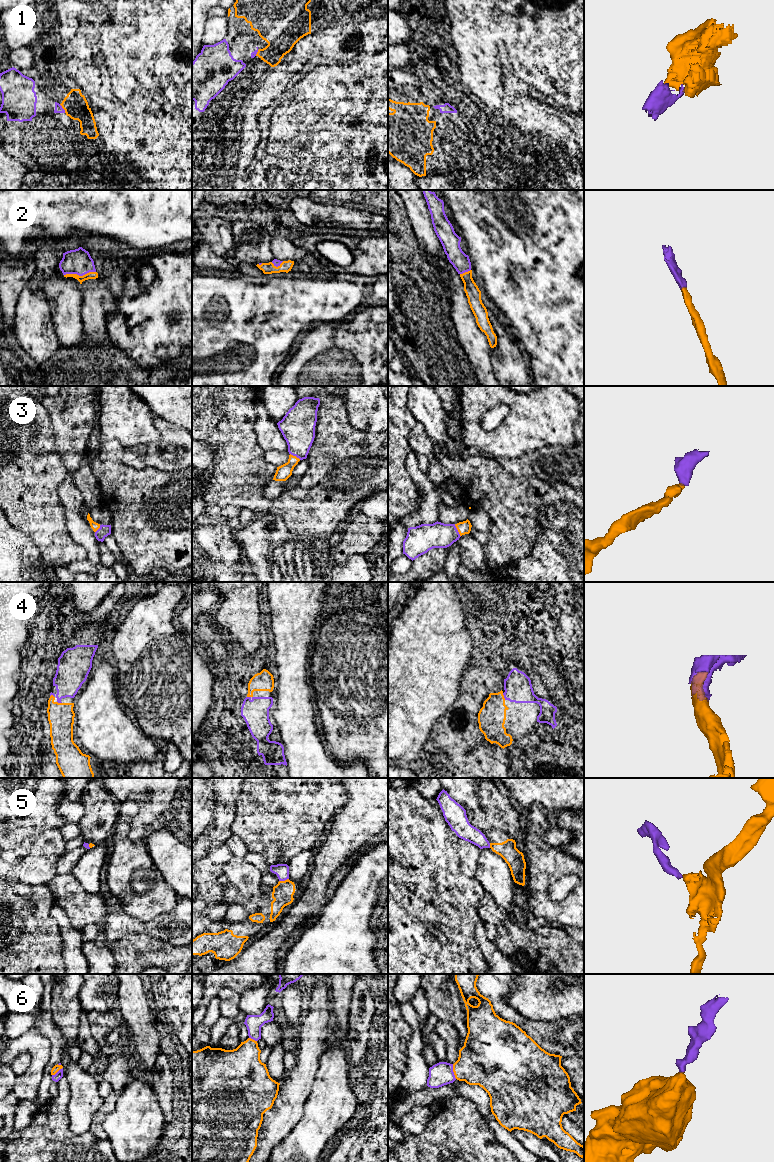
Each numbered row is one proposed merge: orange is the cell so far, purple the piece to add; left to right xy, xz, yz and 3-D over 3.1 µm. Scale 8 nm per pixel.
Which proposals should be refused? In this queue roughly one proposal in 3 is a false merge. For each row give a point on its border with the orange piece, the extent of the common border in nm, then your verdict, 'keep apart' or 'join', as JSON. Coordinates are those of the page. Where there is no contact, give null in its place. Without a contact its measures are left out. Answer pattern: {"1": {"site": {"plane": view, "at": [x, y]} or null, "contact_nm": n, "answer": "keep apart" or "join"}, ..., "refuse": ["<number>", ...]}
{"1": {"site": {"plane": "xy", "at": [62, 107]}, "contact_nm": 90, "answer": "join"}, "2": {"site": {"plane": "xy", "at": [78, 275]}, "contact_nm": 260, "answer": "join"}, "3": {"site": {"plane": "yz", "at": [457, 529]}, "contact_nm": 120, "answer": "join"}, "4": {"site": {"plane": "yz", "at": [503, 696]}, "contact_nm": 60, "answer": "join"}, "5": {"site": {"plane": "xz", "at": [283, 881]}, "contact_nm": 80, "answer": "keep apart"}, "6": {"site": {"plane": "yz", "at": [453, 1071]}, "contact_nm": 120, "answer": "join"}, "refuse": ["5"]}

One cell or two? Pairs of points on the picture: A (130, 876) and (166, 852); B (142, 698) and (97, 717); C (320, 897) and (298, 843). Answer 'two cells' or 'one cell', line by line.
A: two cells
B: two cells
C: two cells

